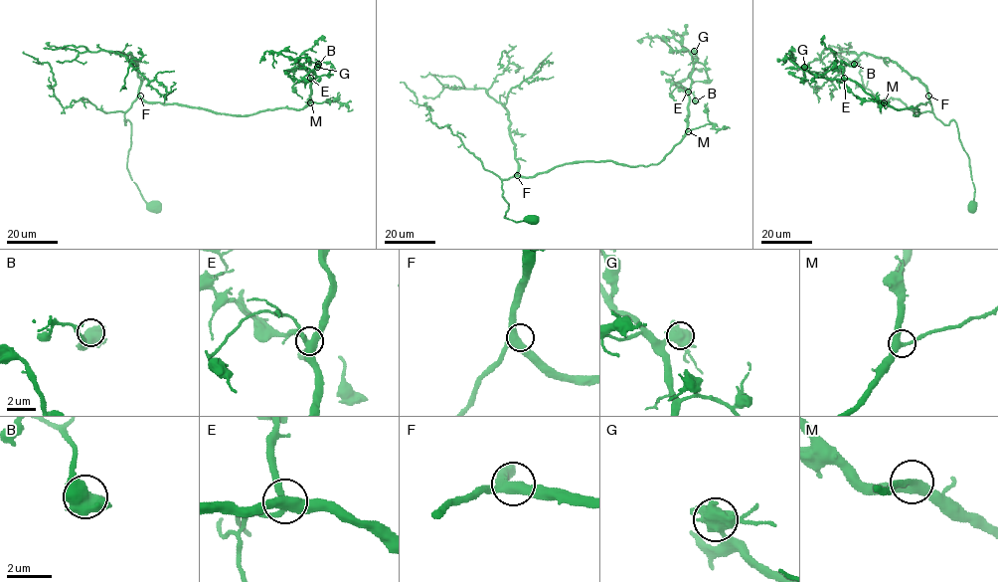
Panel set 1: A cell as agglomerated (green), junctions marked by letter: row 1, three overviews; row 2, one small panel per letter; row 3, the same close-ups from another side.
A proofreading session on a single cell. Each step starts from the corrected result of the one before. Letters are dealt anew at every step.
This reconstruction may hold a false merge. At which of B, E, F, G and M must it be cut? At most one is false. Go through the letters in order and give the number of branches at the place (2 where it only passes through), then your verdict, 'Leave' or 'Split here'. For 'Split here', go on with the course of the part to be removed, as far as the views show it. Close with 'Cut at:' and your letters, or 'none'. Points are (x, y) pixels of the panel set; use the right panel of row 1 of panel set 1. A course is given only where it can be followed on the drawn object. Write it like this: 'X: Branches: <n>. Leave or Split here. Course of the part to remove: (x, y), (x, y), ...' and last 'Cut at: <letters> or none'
B: Branches: 3. Leave
E: Branches: 4. Leave
F: Branches: 3. Leave
G: Branches: 5. Leave
M: Branches: 3. Leave
Cut at: none

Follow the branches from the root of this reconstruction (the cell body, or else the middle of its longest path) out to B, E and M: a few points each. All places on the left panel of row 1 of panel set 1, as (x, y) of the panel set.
B: (154, 208), (127, 168), (124, 112), (138, 96), (231, 114), (301, 109), (311, 82), (302, 65), (318, 64)
E: (154, 208), (127, 168), (131, 123), (125, 124), (124, 112), (138, 96), (249, 115), (303, 108), (310, 78)
M: (154, 208), (127, 168), (131, 123), (125, 124), (124, 112), (138, 96), (241, 115), (301, 109), (310, 102)

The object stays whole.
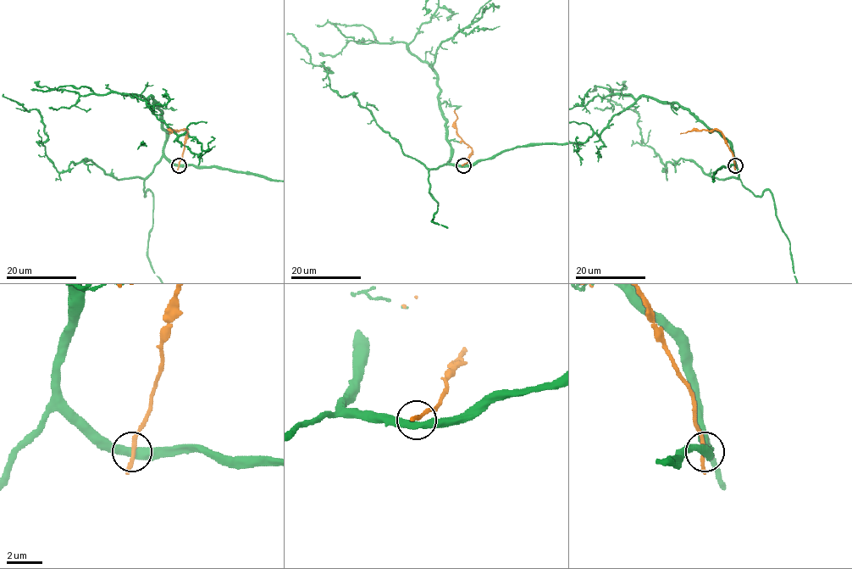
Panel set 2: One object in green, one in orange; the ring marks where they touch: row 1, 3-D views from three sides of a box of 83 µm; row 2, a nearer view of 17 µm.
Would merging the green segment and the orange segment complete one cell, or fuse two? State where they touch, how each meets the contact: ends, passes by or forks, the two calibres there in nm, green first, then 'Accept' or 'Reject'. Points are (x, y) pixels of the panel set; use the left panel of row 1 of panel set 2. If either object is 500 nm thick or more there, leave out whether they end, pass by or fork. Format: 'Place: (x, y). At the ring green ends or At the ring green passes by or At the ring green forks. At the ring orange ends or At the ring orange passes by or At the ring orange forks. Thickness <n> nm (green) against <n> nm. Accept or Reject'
Place: (179, 165). At the ring green passes by. At the ring orange passes by. Thickness 440 nm (green) against 200 nm. Reject

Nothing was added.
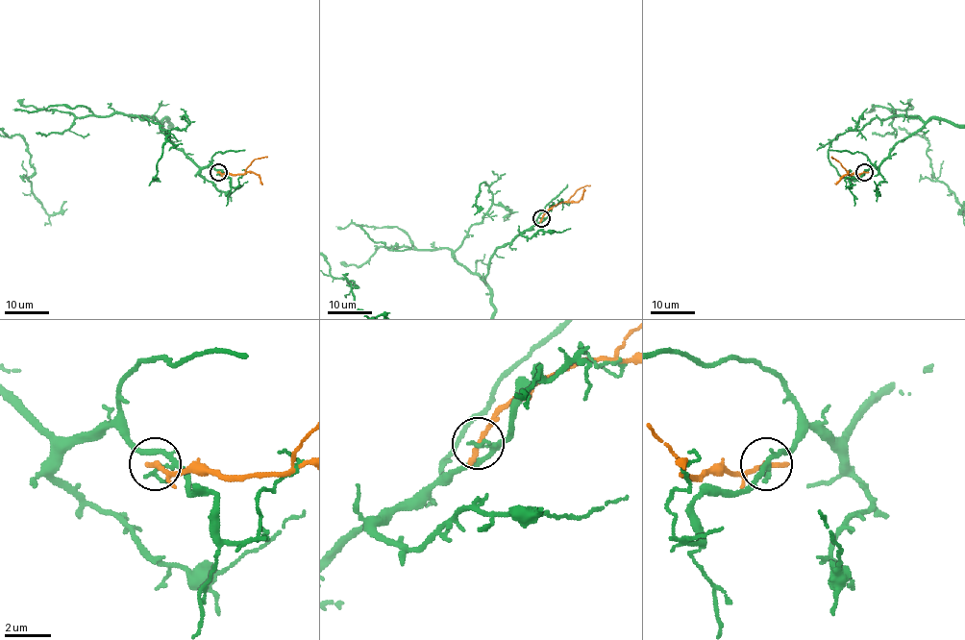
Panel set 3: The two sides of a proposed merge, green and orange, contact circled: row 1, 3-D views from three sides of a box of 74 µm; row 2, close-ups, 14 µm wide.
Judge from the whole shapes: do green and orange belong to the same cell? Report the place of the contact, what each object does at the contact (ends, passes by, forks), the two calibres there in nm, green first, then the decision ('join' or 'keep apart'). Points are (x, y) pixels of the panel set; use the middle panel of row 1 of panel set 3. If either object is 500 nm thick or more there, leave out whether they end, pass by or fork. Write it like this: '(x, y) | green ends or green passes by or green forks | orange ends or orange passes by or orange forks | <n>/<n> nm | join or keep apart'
(541, 218) | green passes by | orange ends | 170/280 nm | keep apart

